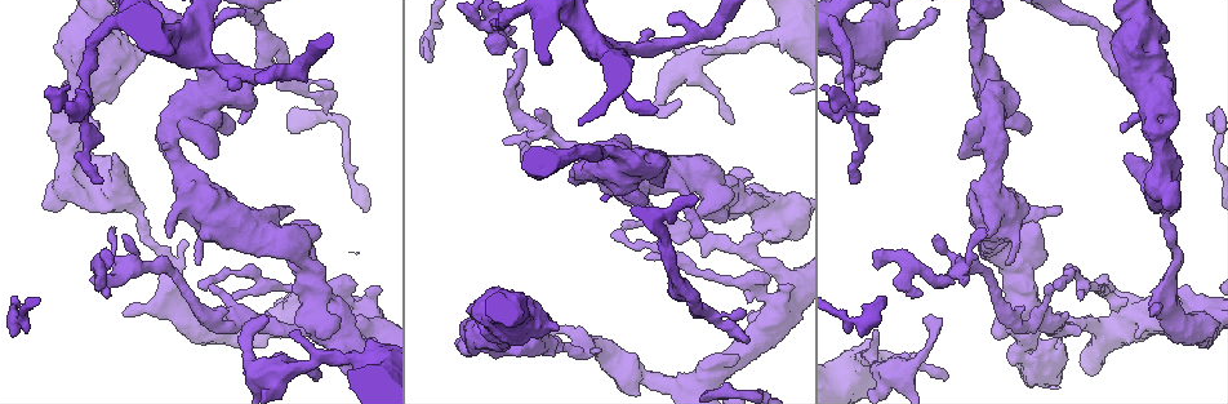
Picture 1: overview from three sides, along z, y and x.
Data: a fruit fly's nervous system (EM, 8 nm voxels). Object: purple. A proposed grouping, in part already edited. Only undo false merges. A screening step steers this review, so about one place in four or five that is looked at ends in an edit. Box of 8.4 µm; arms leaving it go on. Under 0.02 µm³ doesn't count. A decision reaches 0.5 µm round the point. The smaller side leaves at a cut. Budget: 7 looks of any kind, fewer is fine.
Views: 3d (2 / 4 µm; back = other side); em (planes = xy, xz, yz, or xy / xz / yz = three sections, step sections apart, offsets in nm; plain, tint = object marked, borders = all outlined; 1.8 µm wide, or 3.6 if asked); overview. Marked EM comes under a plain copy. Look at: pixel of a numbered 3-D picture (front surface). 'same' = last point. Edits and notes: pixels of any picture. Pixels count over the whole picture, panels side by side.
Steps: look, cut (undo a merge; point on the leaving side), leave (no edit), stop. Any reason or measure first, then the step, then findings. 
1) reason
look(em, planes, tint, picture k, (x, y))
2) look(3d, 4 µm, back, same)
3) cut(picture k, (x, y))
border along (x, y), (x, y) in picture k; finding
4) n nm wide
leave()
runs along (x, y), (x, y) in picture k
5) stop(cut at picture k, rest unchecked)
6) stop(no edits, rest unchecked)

four or more arms meet
look(3d, 2 µm, picture 1, (1026, 336))

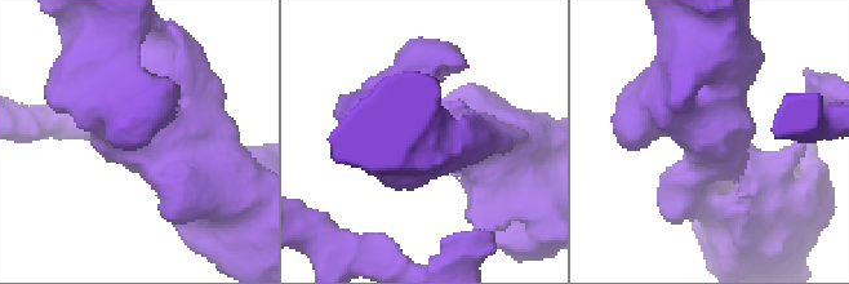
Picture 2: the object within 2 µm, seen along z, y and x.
need the tissue
look(em, planes, tint, picture 2, (717, 145))

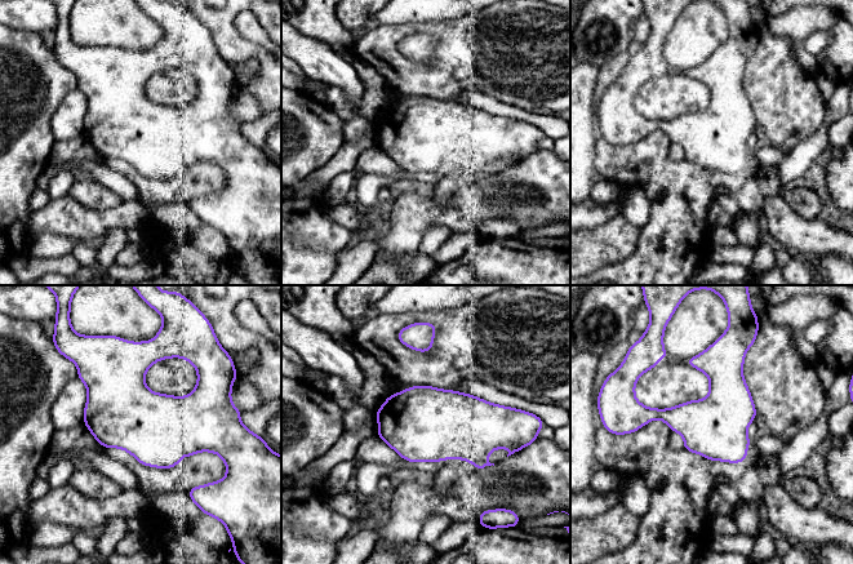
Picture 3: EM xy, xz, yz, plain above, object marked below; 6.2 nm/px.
leave()
one neuron here

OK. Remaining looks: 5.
three-way junction
look(em, yz, step 4, tint, picture 1, (355, 307))

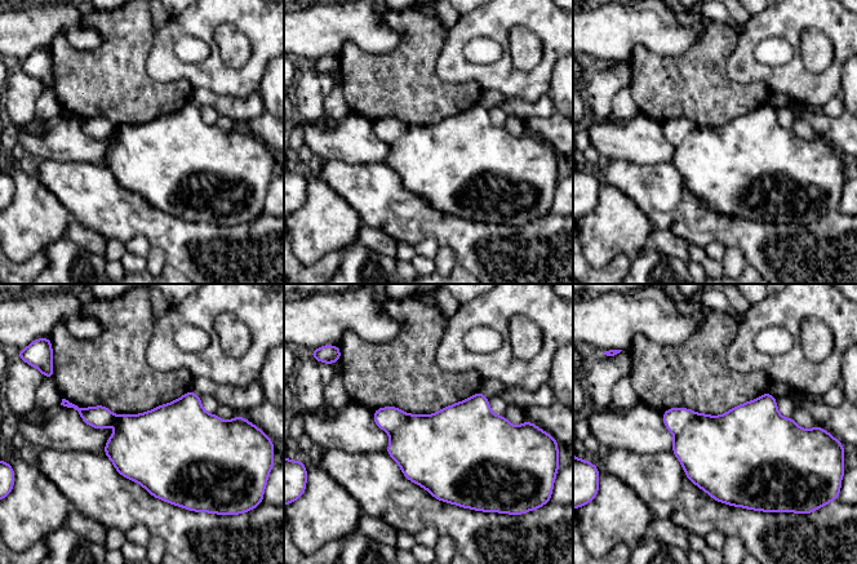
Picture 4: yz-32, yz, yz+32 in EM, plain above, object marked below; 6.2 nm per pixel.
look(em, xz, step 4, tint, same)

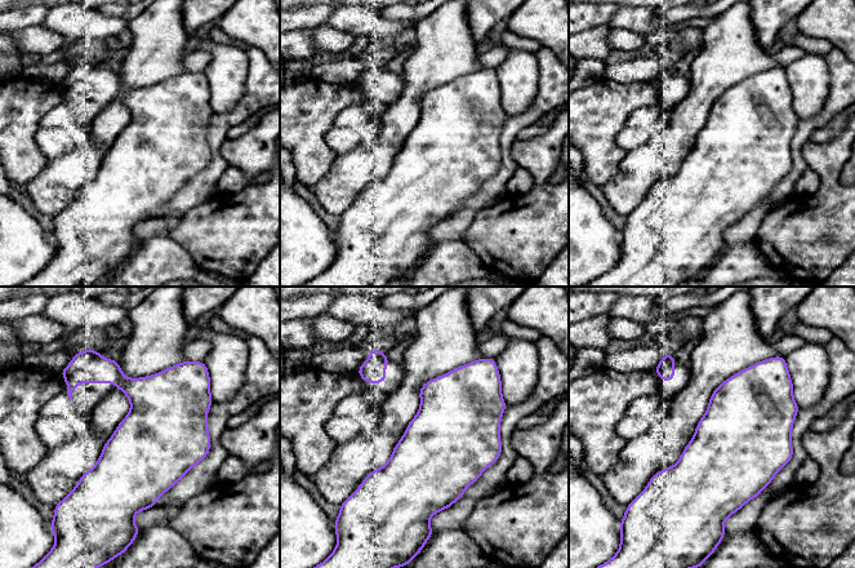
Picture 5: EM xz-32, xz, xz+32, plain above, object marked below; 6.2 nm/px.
500 nm wide
leave()
continuous, no second neuron

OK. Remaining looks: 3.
calibre changes
look(em, 3.6 µm, planes, tint, picture 1, (479, 338))

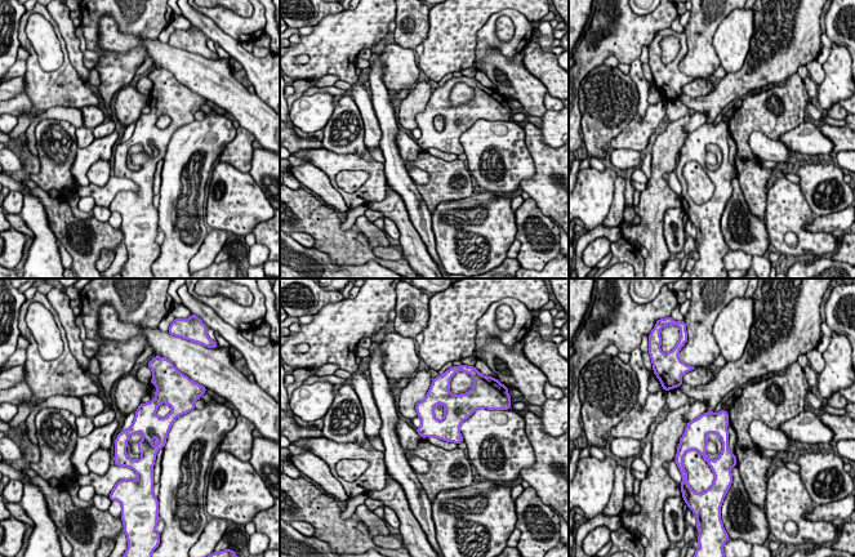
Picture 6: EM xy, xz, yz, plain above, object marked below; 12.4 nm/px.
leave()
all the same neuron

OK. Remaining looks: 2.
stop(no edits, rest unchecked)

